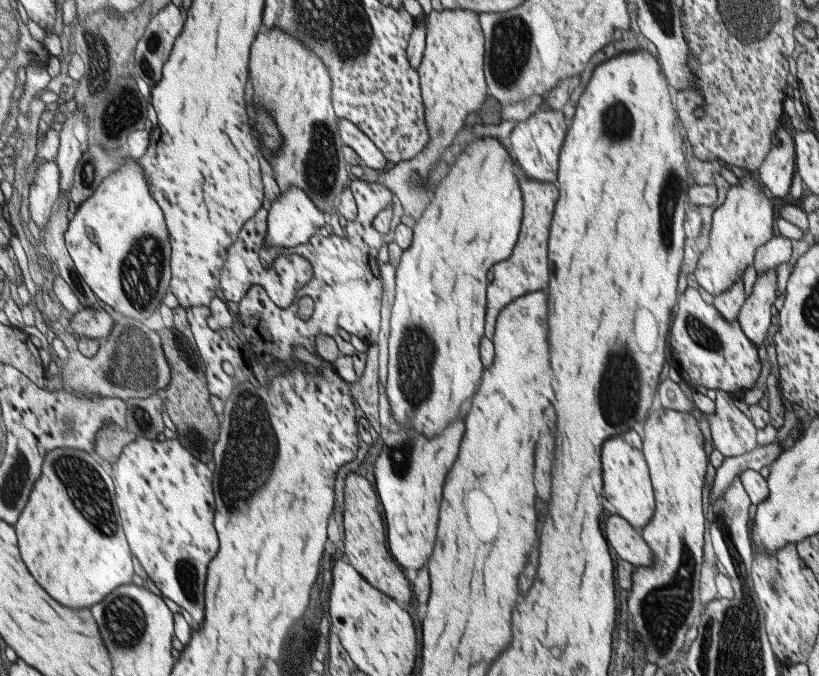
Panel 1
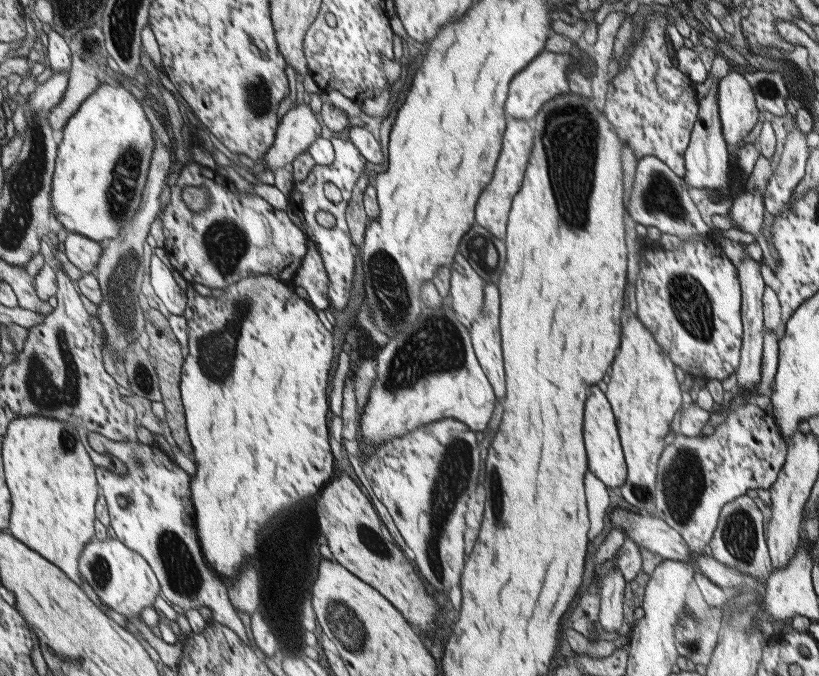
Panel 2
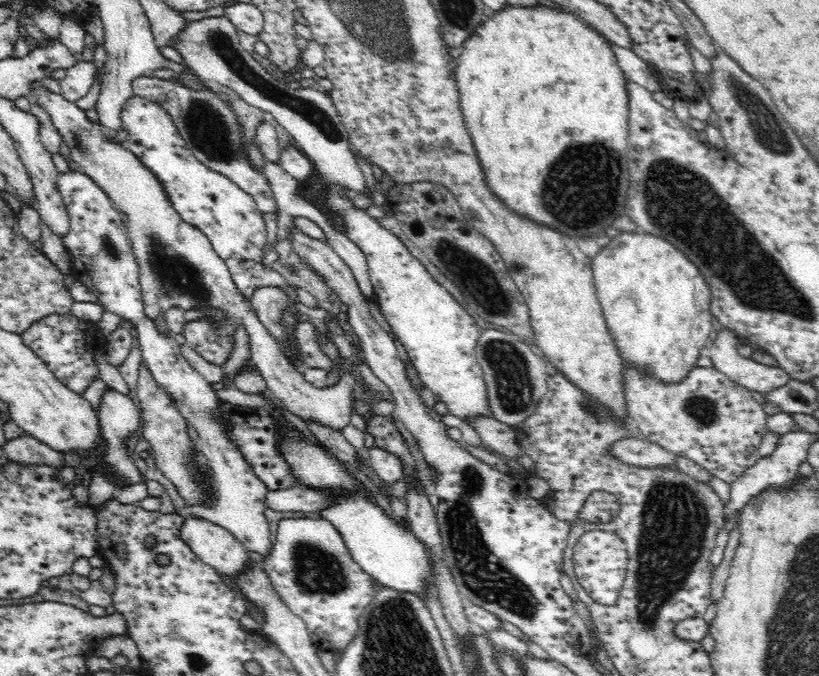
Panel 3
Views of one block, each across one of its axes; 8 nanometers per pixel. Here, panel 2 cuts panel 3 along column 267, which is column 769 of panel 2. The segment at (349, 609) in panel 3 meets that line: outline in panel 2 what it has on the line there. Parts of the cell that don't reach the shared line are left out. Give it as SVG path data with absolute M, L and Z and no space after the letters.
M738 496L720 509L718 525L714 529L714 536L710 539L708 551L716 561L736 568L743 574L752 575L760 579L763 586L766 586L768 576L774 568L766 544L764 516L750 496Z

